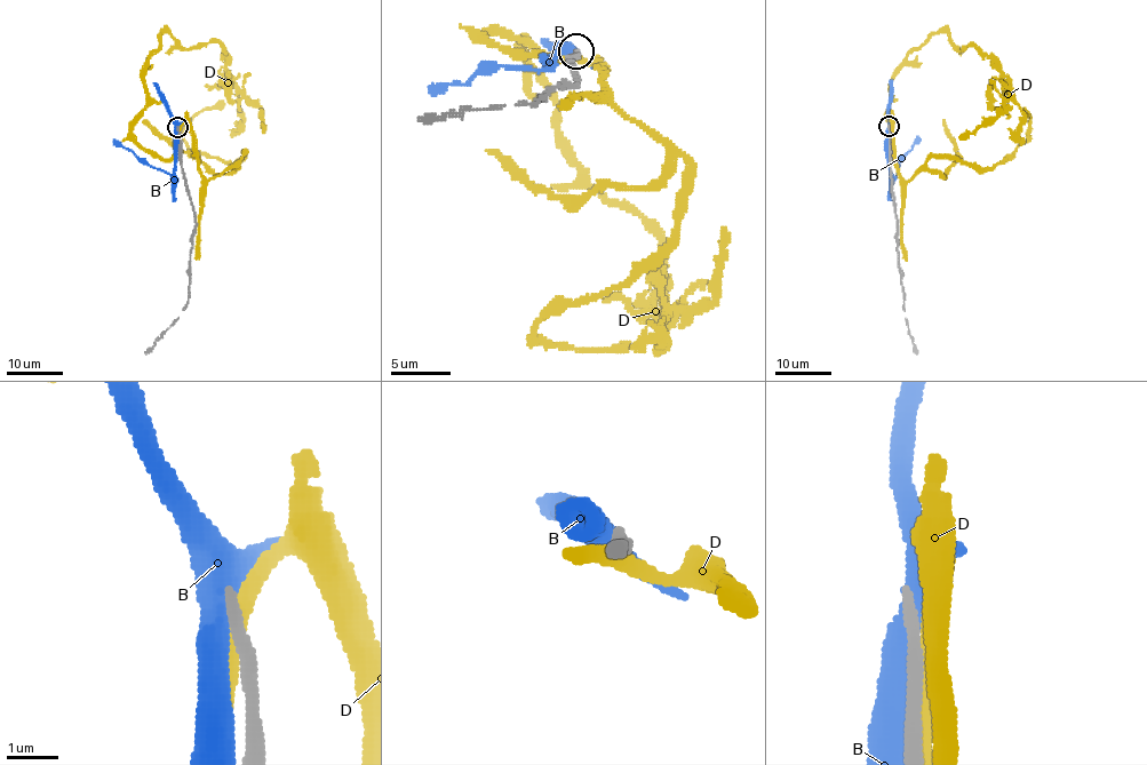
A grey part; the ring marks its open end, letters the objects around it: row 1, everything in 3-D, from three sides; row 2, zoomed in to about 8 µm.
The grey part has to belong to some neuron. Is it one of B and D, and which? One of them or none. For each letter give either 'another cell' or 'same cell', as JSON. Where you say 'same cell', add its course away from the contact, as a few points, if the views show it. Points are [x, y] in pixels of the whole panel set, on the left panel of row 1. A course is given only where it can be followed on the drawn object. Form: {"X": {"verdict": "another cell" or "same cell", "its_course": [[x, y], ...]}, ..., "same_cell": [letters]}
{"B": {"verdict": "another cell"}, "D": {"verdict": "another cell"}, "same_cell": []}

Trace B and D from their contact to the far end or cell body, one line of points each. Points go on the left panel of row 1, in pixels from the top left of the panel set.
B: (177, 129), (172, 177), (138, 161), (113, 138)
D: (178, 134), (161, 159), (132, 132), (164, 32), (223, 47), (262, 132)

